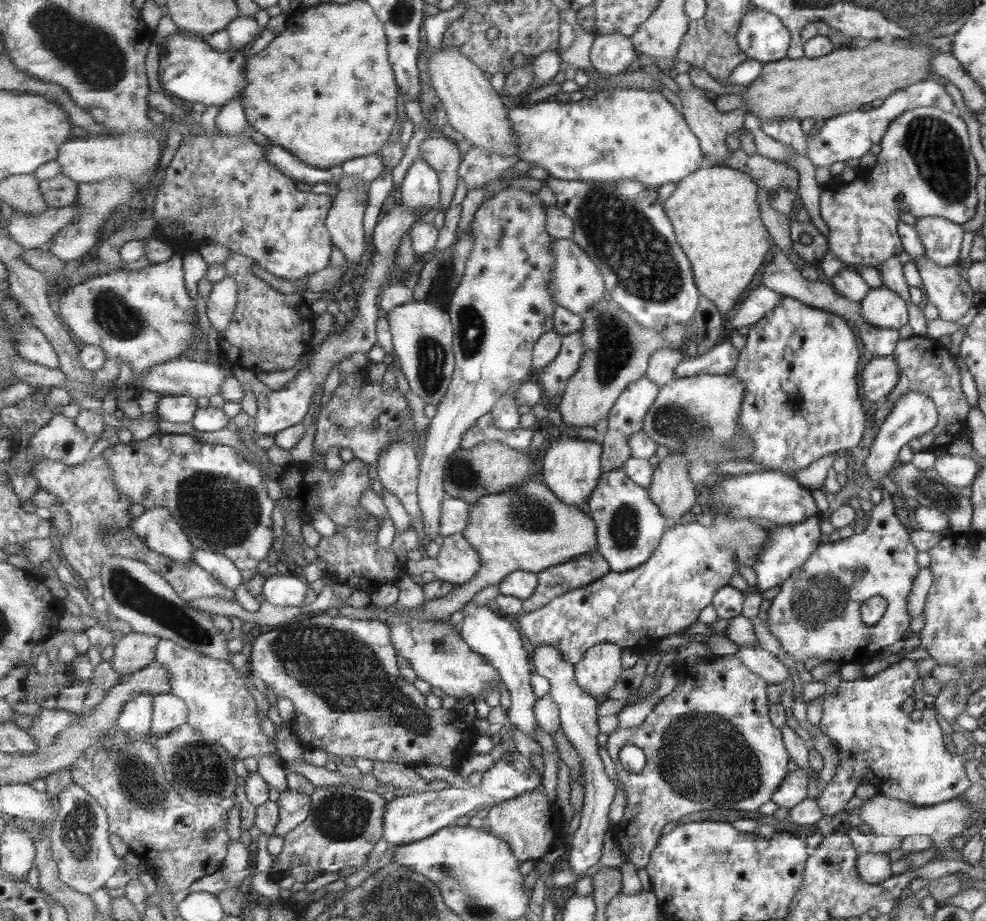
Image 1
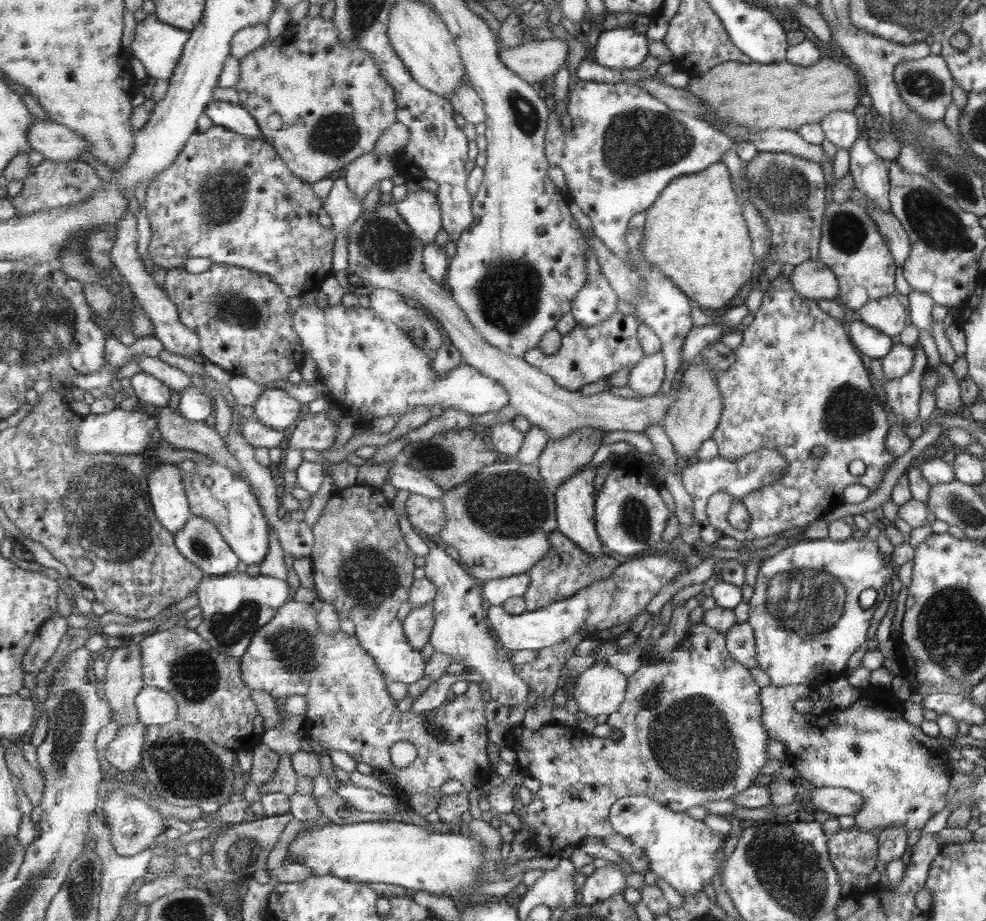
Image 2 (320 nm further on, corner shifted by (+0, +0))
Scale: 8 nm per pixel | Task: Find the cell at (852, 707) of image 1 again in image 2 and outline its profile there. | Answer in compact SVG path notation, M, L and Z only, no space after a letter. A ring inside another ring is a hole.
M805 684L774 687L761 686L760 721L764 731L771 740L783 745L789 761L797 769L799 776L815 786L815 788L845 788L863 799L859 810L854 814L854 825L863 832L871 832L873 828L887 828L901 825L907 832L922 830L925 823L946 806L945 793L949 786L951 768L947 764L946 750L937 742L936 737L929 738L921 730L913 728L903 720L901 703L897 700L877 700L877 698L893 698L889 691L879 687L868 686L861 689L861 695L844 710L834 714L811 715L794 711L794 703L808 698L811 688Z

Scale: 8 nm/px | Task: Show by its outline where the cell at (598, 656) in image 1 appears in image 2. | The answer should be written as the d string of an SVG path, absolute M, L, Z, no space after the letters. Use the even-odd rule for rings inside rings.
M595 661L578 676L573 699L588 716L613 714L621 708L628 694L628 676L609 662Z

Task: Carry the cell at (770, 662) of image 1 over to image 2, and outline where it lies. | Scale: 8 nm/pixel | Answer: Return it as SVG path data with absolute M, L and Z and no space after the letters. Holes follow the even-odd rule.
M747 621L733 623L725 632L727 652L748 670L757 669L755 633Z

